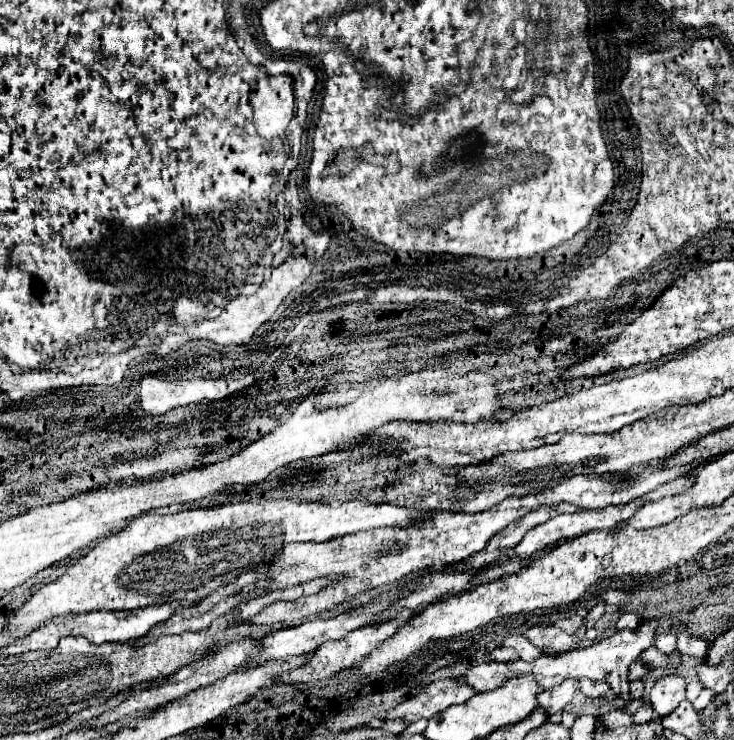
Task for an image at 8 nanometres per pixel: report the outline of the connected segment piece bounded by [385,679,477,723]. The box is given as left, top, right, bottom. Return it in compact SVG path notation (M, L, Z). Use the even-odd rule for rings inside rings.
M441 679L429 683L425 689L417 689L403 703L391 709L387 719L405 719L407 723L415 723L419 719L431 719L435 713L445 711L451 705L461 705L469 701L477 691L457 679Z

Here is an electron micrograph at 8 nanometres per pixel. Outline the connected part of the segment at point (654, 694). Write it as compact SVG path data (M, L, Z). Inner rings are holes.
M677 675L661 677L649 693L649 703L655 709L655 713L659 717L673 713L679 707L679 703L685 699L685 687L687 683L683 677Z

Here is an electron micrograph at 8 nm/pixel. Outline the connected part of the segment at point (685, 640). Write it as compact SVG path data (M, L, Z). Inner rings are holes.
M689 633L677 635L677 649L683 655L691 655L691 657L697 657L697 659L705 659L707 657L707 641L691 637Z

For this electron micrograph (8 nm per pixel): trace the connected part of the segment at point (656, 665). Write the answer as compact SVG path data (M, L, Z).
M651 645L649 649L645 649L639 657L639 661L643 665L647 665L649 669L663 669L663 667L677 667L681 663L681 653L673 651L673 653L661 653L655 645Z

